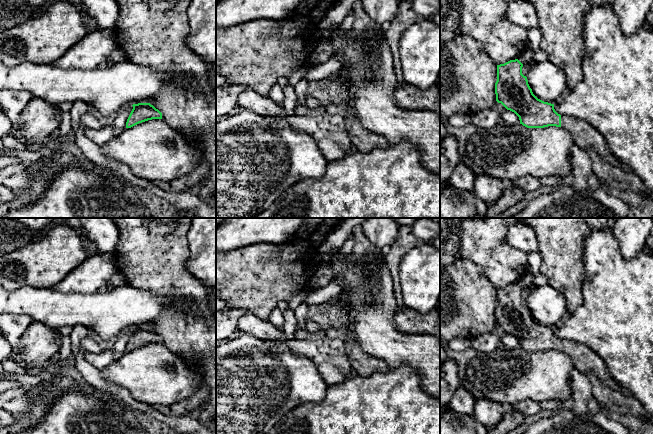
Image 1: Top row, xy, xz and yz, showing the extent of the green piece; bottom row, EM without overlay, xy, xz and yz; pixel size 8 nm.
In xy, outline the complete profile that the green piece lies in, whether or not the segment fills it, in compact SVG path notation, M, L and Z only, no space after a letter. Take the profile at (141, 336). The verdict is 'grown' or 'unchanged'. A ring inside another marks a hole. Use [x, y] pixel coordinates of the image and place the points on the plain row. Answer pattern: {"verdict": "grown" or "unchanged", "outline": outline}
{"verdict": "unchanged", "outline": "M138 327L132 330L133 333L127 343L126 352L152 343L162 343L162 337L150 327Z"}

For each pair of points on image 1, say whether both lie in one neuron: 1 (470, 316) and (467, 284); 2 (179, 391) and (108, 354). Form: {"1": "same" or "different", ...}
{"1": "same", "2": "different"}

